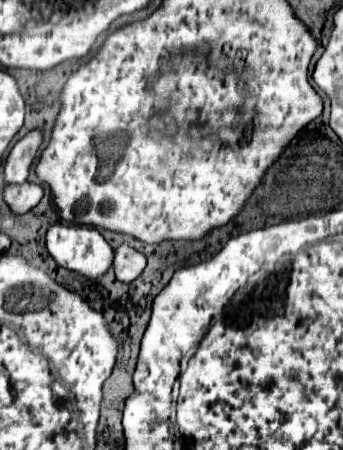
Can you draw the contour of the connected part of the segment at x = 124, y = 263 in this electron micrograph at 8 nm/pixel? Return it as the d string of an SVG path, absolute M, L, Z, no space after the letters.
M120 245L114 255L116 279L122 283L132 283L146 267L146 257L128 245Z

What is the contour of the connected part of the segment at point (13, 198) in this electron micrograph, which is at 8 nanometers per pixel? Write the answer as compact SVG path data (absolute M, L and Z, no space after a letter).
M22 183L22 185L6 185L4 201L14 215L24 215L38 205L44 191L38 183Z

